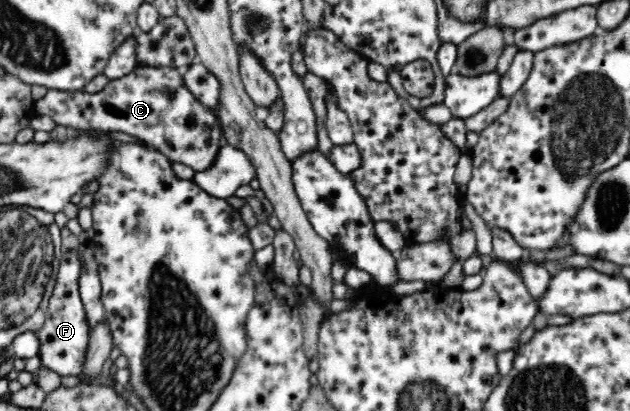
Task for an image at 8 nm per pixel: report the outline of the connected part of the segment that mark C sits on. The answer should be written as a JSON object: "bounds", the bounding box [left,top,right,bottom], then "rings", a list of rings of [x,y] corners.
{"bounds":[35,64,224,172],"rings":[[[139,64],[131,73],[119,79],[109,80],[105,87],[97,92],[47,90],[46,94],[35,101],[38,114],[49,116],[59,126],[68,130],[100,129],[102,131],[123,131],[127,135],[134,135],[142,142],[156,147],[172,162],[193,168],[196,172],[208,170],[215,161],[220,147],[224,144],[222,127],[218,116],[211,109],[206,108],[187,89],[183,70],[172,67],[151,67]]]}

